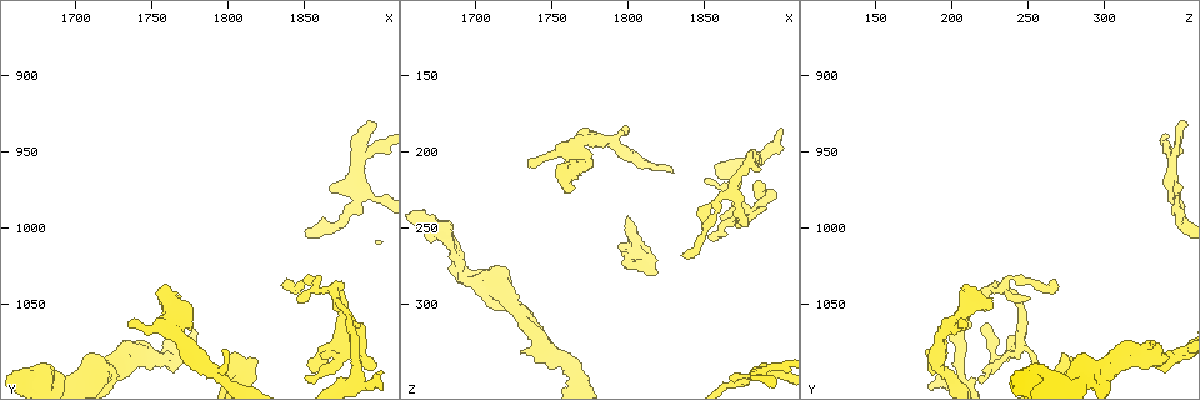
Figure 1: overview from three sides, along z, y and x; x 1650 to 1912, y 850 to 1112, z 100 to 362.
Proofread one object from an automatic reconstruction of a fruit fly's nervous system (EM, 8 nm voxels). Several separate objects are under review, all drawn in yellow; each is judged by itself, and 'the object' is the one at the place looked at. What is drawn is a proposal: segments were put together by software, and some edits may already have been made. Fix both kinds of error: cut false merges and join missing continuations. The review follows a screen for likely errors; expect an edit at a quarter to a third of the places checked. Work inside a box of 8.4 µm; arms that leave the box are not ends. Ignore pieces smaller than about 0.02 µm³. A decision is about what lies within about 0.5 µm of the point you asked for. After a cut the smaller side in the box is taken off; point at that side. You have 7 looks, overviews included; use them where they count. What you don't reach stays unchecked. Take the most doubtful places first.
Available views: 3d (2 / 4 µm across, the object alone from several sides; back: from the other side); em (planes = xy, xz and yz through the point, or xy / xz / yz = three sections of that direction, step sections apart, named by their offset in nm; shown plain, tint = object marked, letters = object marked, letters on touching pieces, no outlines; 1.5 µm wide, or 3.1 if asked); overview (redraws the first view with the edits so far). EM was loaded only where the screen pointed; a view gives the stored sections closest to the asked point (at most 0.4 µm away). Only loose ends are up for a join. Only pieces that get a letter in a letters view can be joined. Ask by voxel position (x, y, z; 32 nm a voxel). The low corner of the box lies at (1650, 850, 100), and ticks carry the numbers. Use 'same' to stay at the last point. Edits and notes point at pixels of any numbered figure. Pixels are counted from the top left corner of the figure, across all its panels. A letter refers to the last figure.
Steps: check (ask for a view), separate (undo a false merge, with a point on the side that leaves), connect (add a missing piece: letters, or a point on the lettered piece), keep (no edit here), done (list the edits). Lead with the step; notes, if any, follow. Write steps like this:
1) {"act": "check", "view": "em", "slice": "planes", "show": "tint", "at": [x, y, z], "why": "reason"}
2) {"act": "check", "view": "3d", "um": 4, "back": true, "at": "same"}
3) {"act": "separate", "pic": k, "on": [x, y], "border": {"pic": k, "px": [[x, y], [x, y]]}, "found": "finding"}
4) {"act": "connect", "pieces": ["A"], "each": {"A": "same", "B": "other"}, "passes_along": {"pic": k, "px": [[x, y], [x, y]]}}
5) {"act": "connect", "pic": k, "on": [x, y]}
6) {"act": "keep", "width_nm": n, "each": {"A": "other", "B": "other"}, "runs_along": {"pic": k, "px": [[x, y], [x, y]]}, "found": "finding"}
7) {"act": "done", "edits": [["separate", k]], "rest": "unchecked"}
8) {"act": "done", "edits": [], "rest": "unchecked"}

{"act": "check", "view": "em", "slice": "xy", "step": 8, "show": "tint", "at": [1734, 1066, 204]}

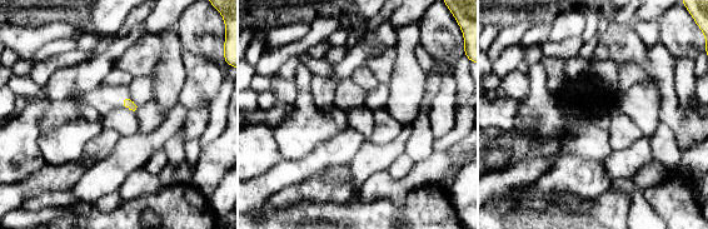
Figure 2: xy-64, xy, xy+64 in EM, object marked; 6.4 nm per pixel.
{"act": "check", "view": "em", "slice": "planes", "show": "letters", "at": "same"}

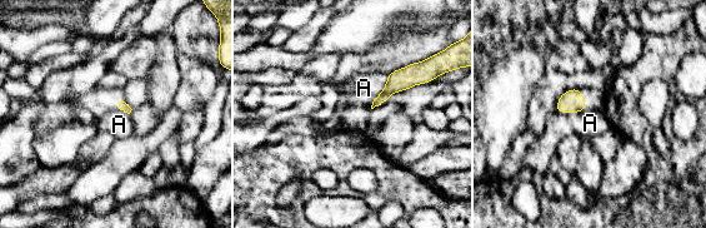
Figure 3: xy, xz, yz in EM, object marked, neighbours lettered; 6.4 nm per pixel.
{"act": "keep", "longest_contact_nm": ["A", 260], "each": {"A": "other"}, "border": {"pic": 3, "px": [[387, 74], [384, 89], [370, 108]]}, "found": "no lettered piece goes on from it"}

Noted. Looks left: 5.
{"act": "check", "view": "3d", "um": 2, "at": [1888, 1086, 228]}

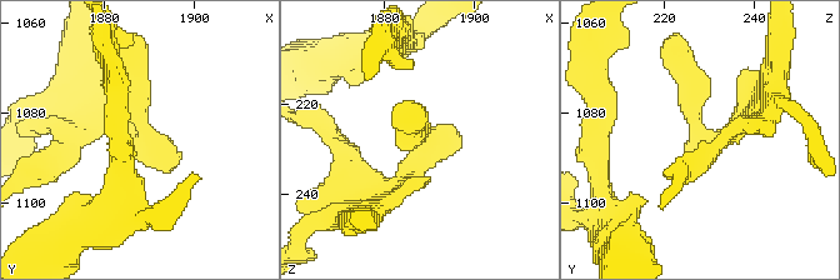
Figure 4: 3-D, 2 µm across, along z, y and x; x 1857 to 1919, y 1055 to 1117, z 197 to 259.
{"act": "check", "view": "em", "slice": "xz", "step": 8, "show": "tint", "at": [1889, 1085, 228], "why": "shape alone is not enough"}

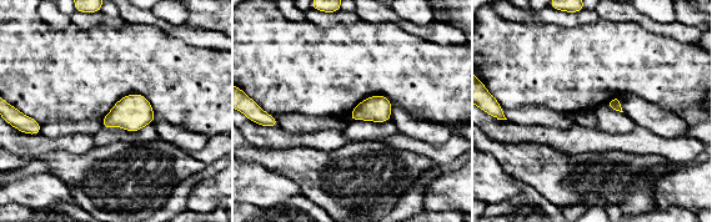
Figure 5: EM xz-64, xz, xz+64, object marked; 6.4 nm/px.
{"act": "check", "view": "em", "slice": "planes", "show": "letters", "at": "same"}

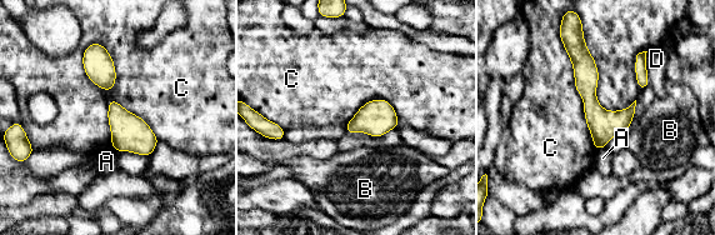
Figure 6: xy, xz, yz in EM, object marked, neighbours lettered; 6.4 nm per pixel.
{"act": "keep", "each": {"A": "other", "B": "other", "C": "other", "D": "other"}, "runs_along": {"pic": 6, "px": [[578, 45], [600, 145]]}, "found": "all the same neuron"}

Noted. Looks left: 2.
{"act": "check", "view": "3d", "um": 2, "at": [1894, 948, 342], "why": "sharp bend"}

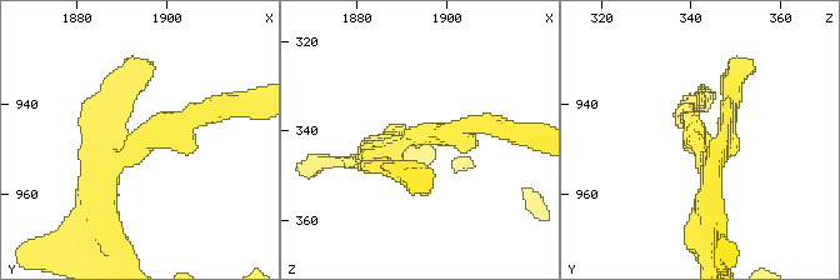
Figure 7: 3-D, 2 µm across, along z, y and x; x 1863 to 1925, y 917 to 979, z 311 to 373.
{"act": "check", "view": "em", "slice": "planes", "show": "letters", "at": [1892, 950, 342], "why": "shape alone is not enough"}

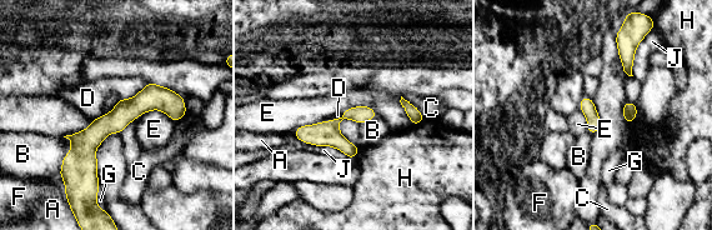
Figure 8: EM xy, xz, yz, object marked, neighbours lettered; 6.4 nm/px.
{"act": "keep", "each": {"A": "other", "B": "other", "C": "other", "D": "other", "E": "other", "F": "other", "G": "other", "H": "other", "J": "other"}, "border": {"pic": 8, "px": [[135, 119], [161, 110], [175, 123]]}, "found": "all the same neuron"}

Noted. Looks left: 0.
{"act": "done", "edits": [], "rest": "unchecked"}

